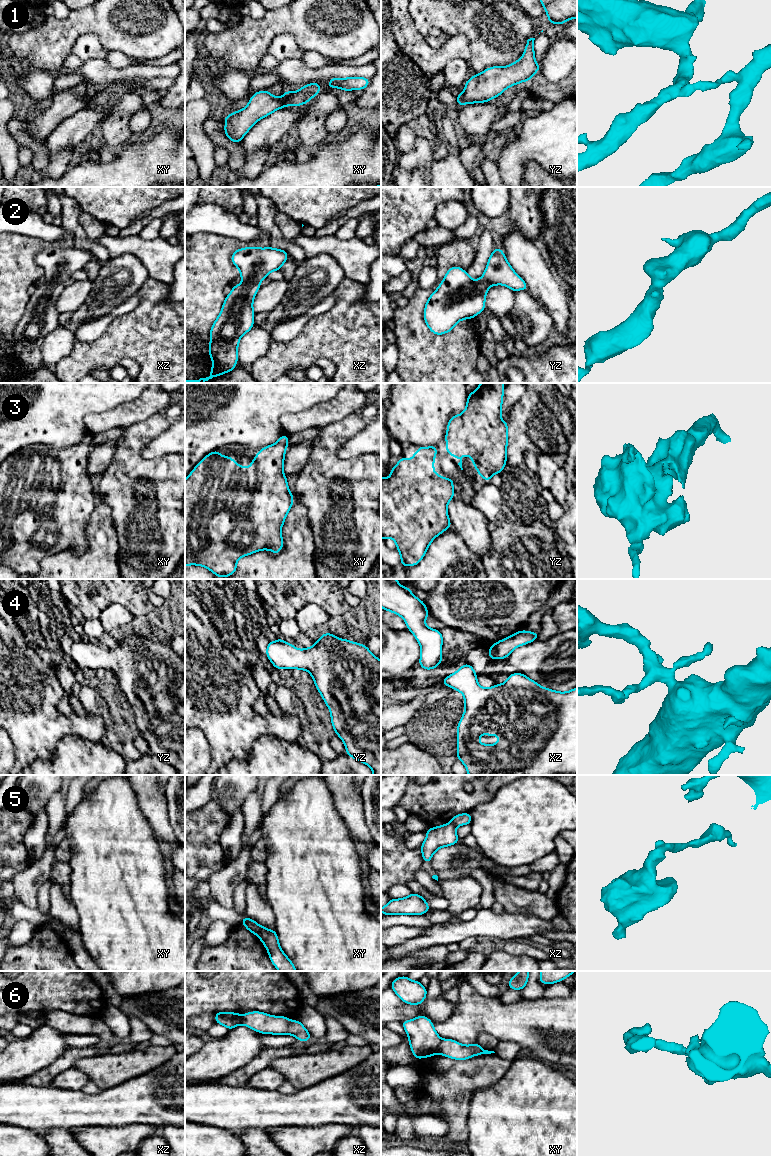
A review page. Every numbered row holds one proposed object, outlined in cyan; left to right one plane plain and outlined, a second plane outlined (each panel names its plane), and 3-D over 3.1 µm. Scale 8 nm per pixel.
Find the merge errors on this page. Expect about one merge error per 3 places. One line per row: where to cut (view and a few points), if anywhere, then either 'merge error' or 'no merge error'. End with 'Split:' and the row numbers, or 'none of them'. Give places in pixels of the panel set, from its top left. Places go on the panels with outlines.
1: xy (289, 93), (290, 104) | merge error
2: no cut | no merge error
3: no cut | no merge error
4: no cut | no merge error
5: xy (251, 919), (258, 927), (258, 936) | merge error
6: xy (441, 1040), (436, 1052) | merge error
Split: 1, 5, 6

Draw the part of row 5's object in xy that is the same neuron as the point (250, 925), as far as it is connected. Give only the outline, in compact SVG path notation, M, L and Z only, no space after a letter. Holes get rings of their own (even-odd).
M243 917L241 919L241 923L246 927L246 929L255 935L259 936L259 927L258 925L252 920L247 917Z

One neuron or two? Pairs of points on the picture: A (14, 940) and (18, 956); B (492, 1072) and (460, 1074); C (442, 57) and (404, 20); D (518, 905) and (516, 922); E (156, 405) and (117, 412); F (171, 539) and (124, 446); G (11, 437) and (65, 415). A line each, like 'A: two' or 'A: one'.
A: two
B: one
C: one
D: two
E: one
F: one
G: one

